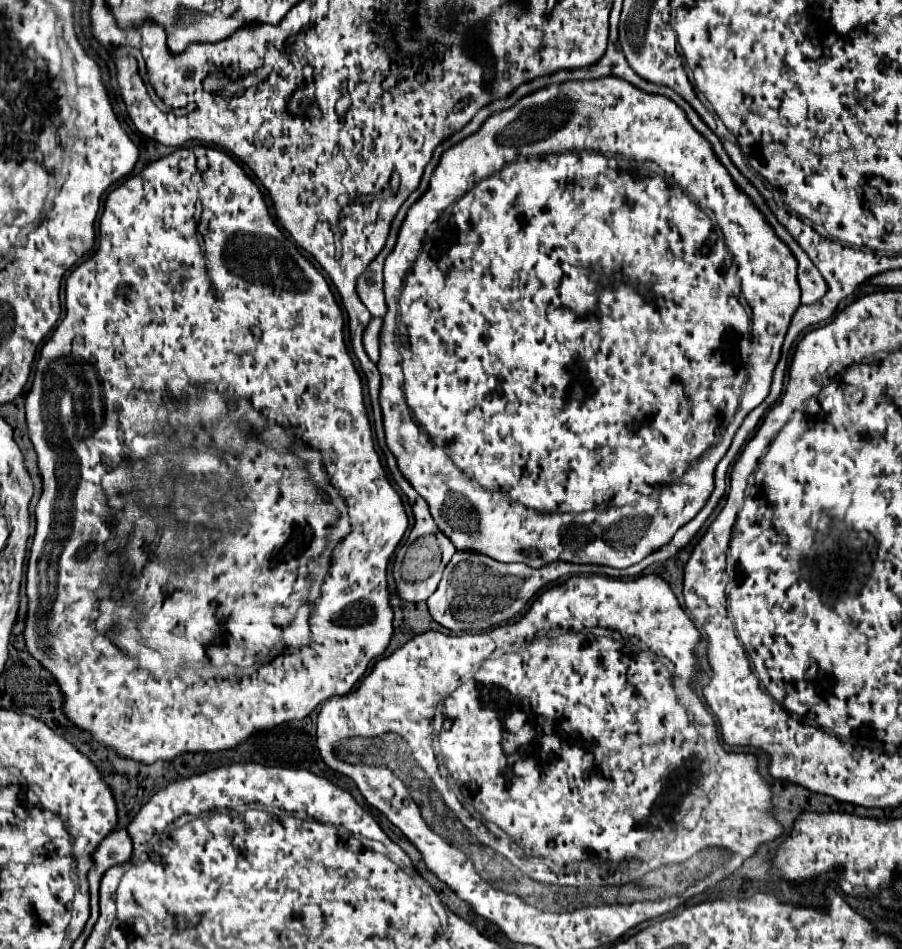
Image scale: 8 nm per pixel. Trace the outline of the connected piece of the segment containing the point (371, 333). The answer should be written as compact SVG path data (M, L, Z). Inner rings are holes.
M372 318L370 324L364 330L364 336L362 336L364 350L366 350L366 354L370 356L372 362L378 362L378 358L380 358L380 344L378 344L380 328L382 328L382 320L380 318Z

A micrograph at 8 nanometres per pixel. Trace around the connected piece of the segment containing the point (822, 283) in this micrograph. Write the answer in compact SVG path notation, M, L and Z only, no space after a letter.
M812 266L812 304L814 304L816 300L820 300L820 298L826 294L826 290L828 290L826 280L824 280L822 274L818 272L818 268Z

